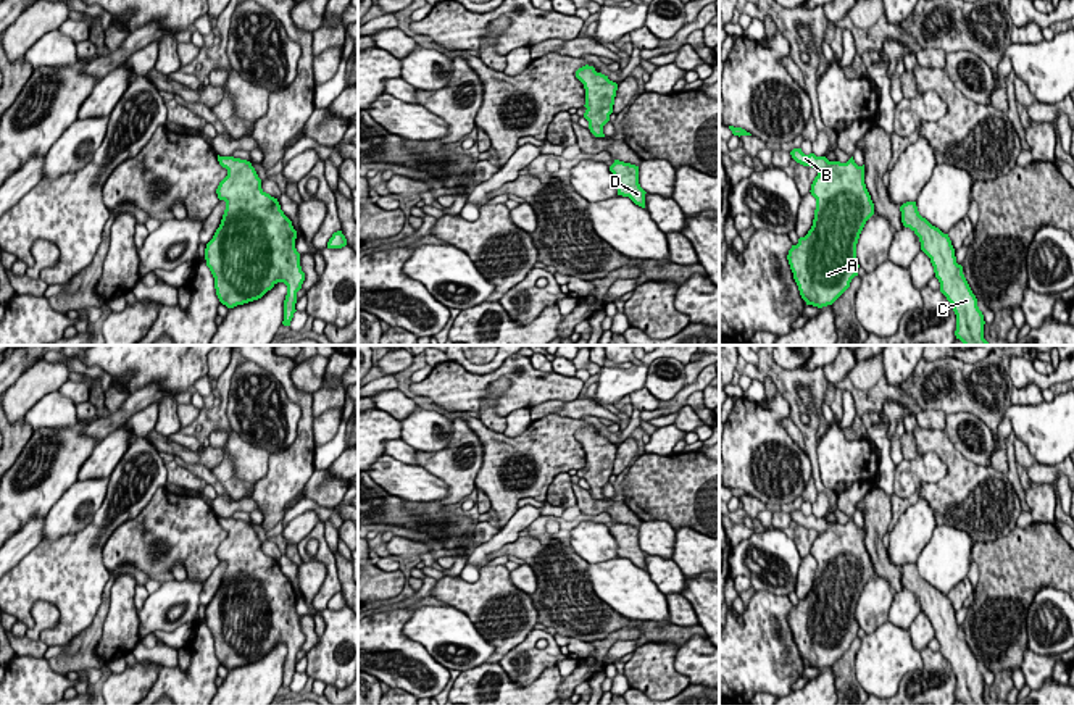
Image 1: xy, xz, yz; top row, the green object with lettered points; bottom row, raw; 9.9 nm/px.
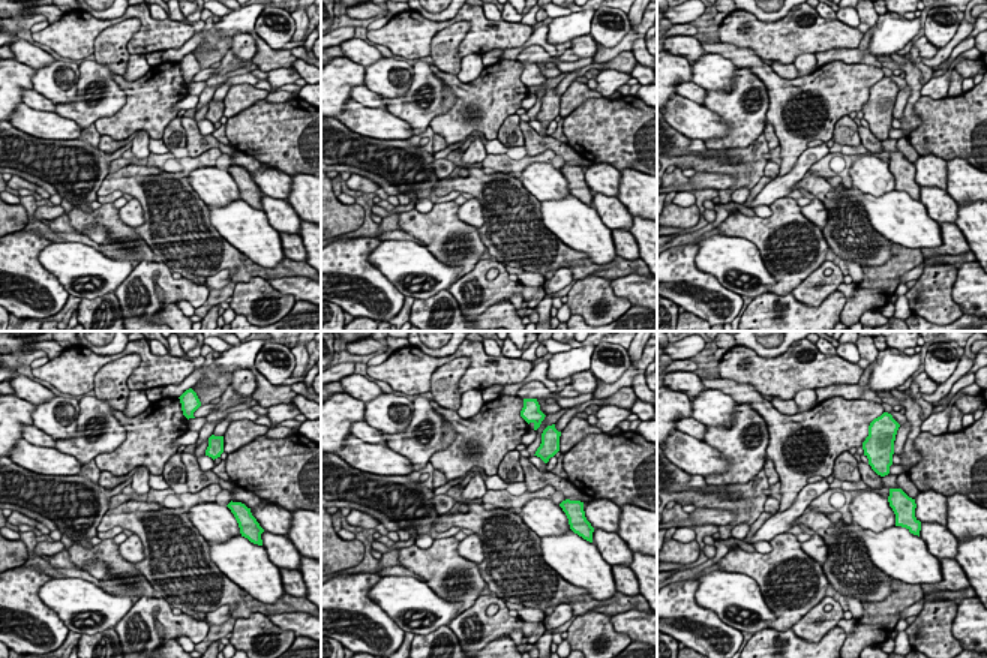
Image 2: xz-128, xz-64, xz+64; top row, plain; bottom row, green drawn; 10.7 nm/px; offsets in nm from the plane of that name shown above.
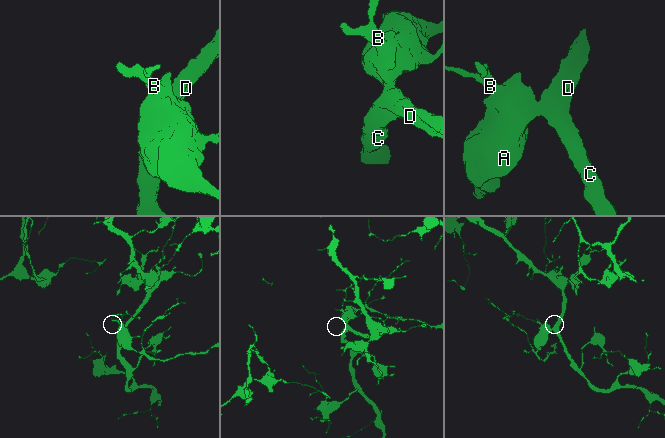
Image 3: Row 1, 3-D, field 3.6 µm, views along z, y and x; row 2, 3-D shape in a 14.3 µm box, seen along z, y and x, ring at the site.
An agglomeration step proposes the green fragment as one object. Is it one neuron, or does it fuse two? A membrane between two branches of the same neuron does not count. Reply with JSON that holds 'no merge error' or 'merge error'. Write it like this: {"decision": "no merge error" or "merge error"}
{"decision": "no merge error"}

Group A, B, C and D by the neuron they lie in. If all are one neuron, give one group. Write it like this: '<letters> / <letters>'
A B C D

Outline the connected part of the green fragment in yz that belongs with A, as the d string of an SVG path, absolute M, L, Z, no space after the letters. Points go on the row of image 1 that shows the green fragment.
M793 148L790 155L797 163L816 168L818 176L810 190L816 198L813 226L792 245L787 260L801 298L806 305L822 308L832 305L858 276L856 244L866 221L874 215L874 203L864 184L864 165L858 166L853 156L840 163L814 153L805 155L801 148Z

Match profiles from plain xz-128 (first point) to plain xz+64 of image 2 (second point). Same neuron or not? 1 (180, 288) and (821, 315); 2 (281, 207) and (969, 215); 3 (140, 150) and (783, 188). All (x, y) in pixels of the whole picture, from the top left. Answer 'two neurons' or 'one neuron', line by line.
1: two neurons
2: two neurons
3: one neuron

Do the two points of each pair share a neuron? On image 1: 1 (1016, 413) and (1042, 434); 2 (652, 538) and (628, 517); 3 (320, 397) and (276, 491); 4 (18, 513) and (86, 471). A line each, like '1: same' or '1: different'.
1: same
2: different
3: different
4: different

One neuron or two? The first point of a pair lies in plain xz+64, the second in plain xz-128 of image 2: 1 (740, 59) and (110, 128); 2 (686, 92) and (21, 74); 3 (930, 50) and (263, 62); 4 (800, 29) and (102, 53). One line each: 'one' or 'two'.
1: one
2: two
3: two
4: two

